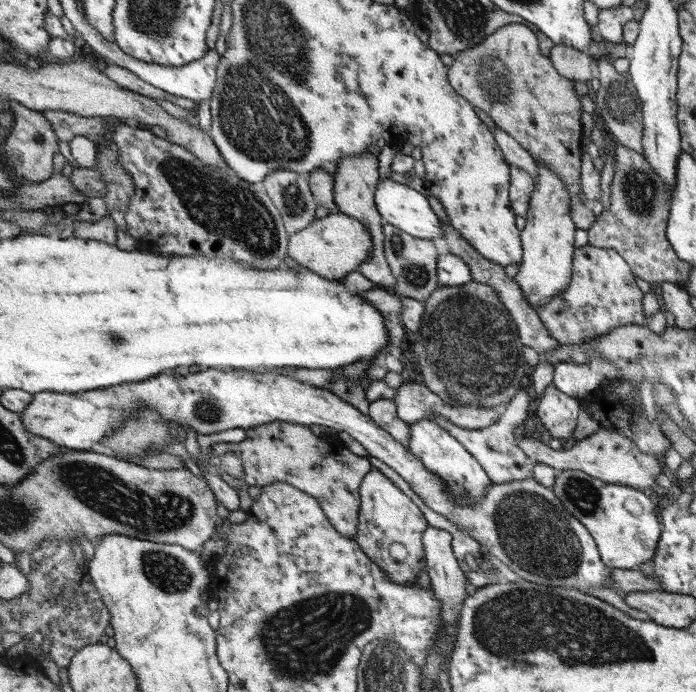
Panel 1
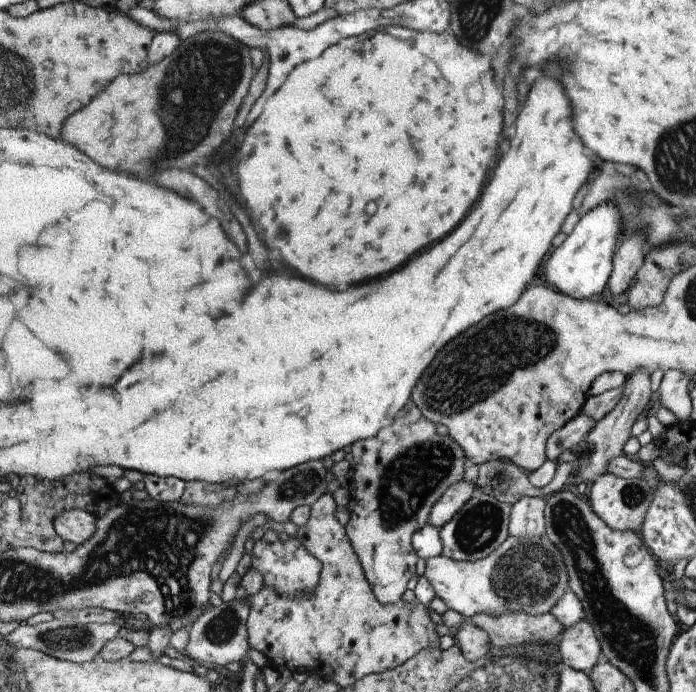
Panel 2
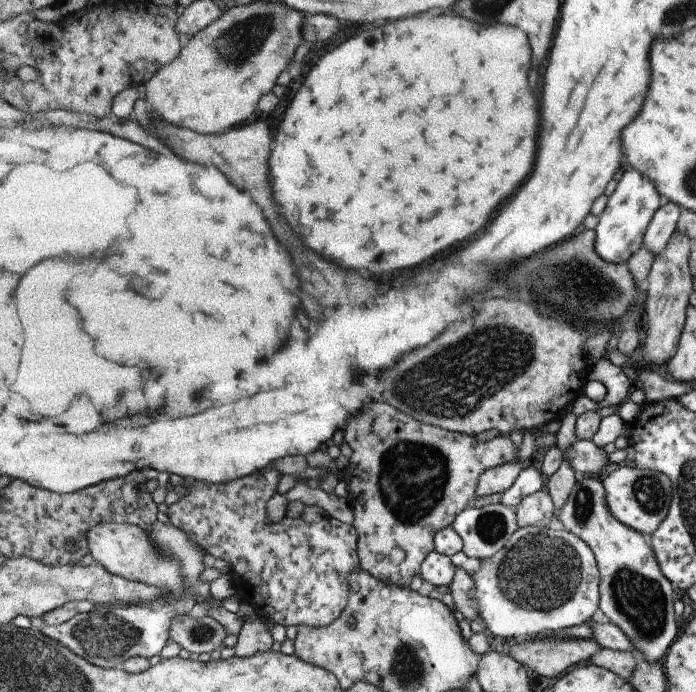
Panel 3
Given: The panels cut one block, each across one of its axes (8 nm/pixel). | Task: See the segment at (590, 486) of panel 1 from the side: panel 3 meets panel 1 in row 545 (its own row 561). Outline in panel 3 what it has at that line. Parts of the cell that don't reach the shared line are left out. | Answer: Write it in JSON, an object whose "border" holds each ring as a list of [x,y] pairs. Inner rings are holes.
{"border":[[[583,476],[583,480],[575,482],[565,504],[561,510],[557,510],[557,520],[565,530],[579,536],[595,556],[601,576],[597,614],[621,628],[637,658],[645,660],[647,664],[661,662],[677,636],[677,618],[673,616],[671,608],[677,594],[675,588],[671,588],[671,582],[663,576],[647,536],[613,518],[605,502],[601,478],[595,480]]]}

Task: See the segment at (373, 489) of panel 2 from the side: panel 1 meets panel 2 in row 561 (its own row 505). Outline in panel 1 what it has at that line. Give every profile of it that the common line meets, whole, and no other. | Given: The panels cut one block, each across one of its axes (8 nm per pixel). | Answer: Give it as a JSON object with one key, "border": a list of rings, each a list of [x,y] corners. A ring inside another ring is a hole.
{"border":[[[373,468],[373,472],[365,478],[365,484],[361,486],[361,500],[363,500],[361,502],[361,526],[359,526],[359,534],[355,536],[355,540],[373,558],[373,562],[385,570],[385,574],[391,578],[393,584],[417,586],[419,574],[423,570],[427,570],[429,574],[425,532],[431,526],[427,524],[427,518],[423,516],[421,508],[407,494],[403,494],[403,490],[397,488],[393,480],[389,480],[377,468]],[[393,544],[401,544],[409,552],[403,562],[399,562],[393,556],[391,552]]]}

